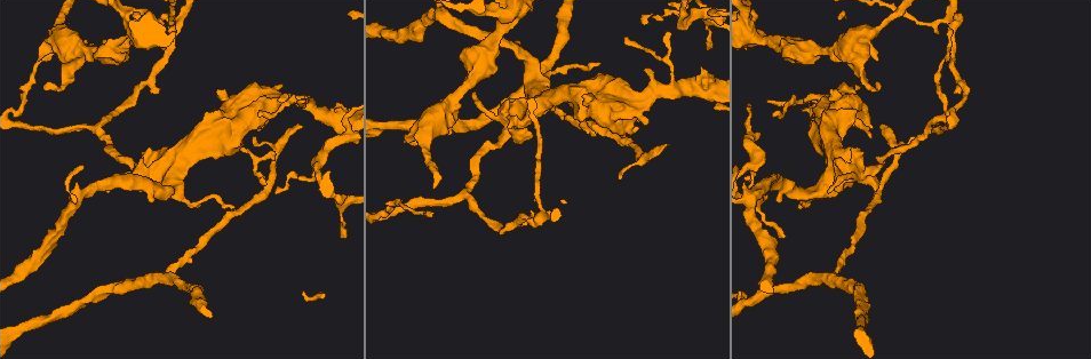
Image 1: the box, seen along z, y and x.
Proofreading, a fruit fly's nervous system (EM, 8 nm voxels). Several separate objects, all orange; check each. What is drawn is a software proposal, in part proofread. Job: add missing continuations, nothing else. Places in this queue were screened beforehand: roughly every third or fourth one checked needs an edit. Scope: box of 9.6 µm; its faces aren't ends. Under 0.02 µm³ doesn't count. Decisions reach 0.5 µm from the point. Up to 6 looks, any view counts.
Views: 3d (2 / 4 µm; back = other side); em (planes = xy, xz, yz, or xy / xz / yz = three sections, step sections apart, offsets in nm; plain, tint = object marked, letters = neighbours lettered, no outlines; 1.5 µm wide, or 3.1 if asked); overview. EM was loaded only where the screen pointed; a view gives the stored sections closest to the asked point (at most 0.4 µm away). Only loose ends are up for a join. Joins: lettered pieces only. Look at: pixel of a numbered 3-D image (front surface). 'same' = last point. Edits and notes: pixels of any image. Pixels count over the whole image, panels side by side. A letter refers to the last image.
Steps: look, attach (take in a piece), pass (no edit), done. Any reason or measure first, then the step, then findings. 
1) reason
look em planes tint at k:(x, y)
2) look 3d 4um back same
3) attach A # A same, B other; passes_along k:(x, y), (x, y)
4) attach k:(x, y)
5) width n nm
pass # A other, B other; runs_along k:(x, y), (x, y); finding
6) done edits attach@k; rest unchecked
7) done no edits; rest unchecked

an open end
look em planes tint at 1:(301, 127)

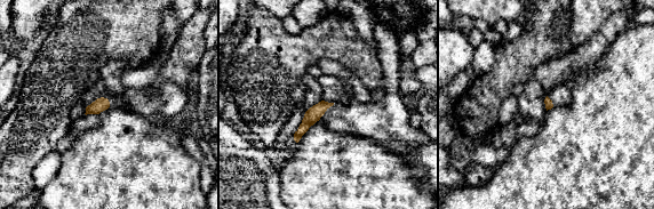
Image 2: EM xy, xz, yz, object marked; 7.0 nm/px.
look em planes letters same

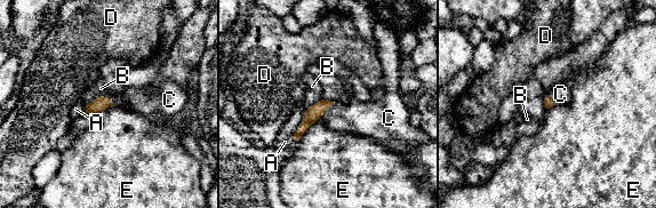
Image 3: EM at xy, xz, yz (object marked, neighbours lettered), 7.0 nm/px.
attach C # A other, B other, C same, D other, E other; passes_along 3:(100, 103), (110, 98), (145, 101); it goes on there

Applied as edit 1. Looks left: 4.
free end
look 3d 2um at 1:(258, 114)

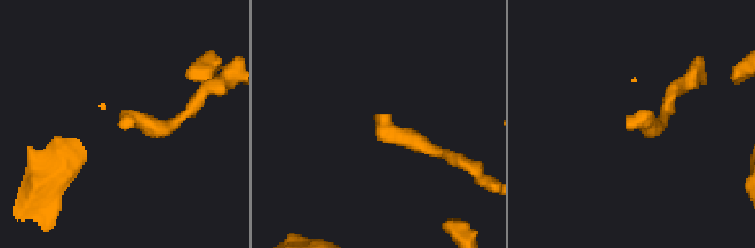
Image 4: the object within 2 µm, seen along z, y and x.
look em planes letters at 4:(626, 117)

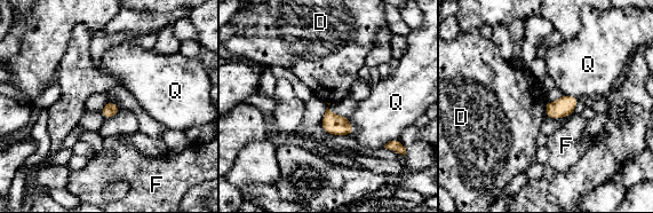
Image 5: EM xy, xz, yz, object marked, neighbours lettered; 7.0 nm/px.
width 100 nm
pass # D other, F other, Q other; border 5:(548, 101), (544, 108), (544, 116); none of them fits

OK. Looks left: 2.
done edits attach@3; rest unchecked

